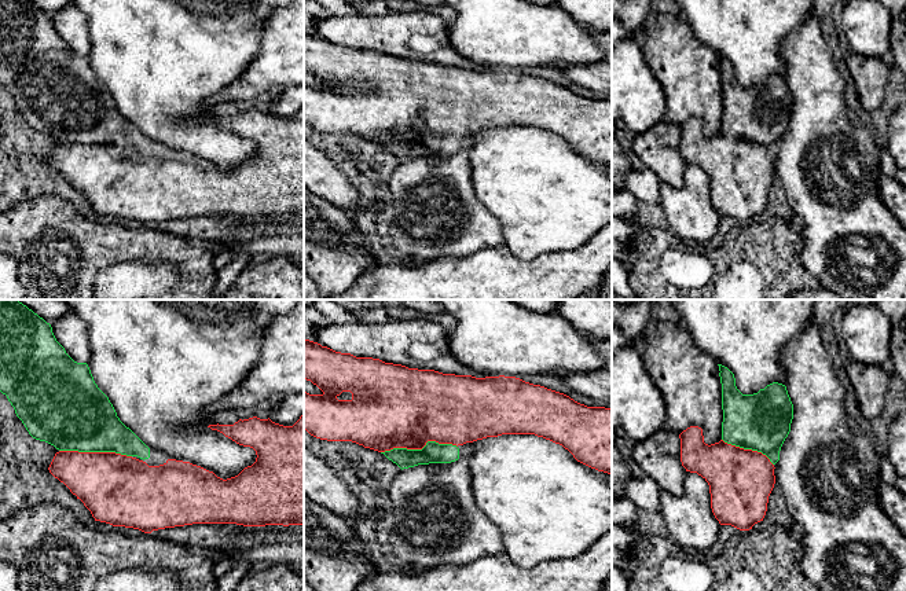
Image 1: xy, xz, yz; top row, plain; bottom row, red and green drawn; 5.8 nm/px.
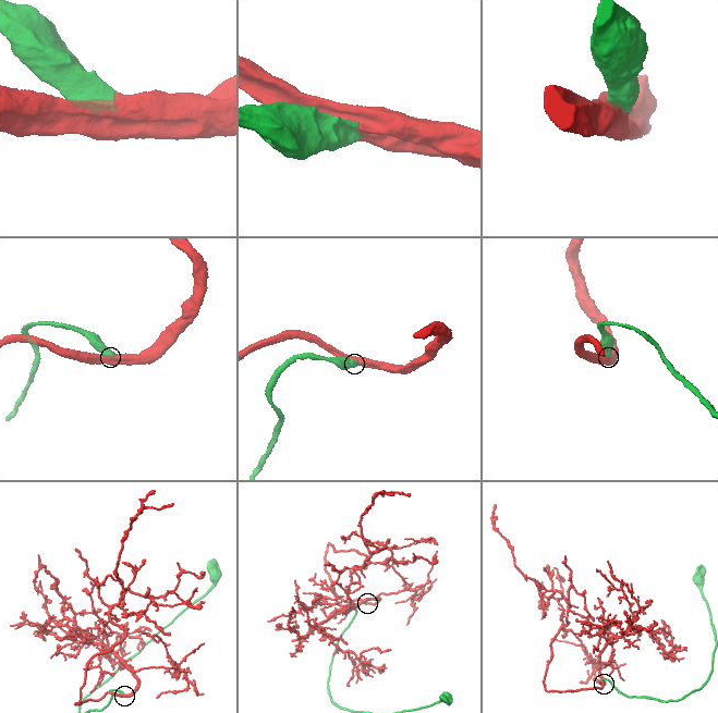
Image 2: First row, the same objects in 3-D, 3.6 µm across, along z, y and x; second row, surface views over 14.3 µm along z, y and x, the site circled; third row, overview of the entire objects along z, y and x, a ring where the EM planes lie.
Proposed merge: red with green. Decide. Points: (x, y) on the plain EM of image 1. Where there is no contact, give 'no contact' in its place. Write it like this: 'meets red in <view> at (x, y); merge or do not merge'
meets red in xz at (418, 140); merge

